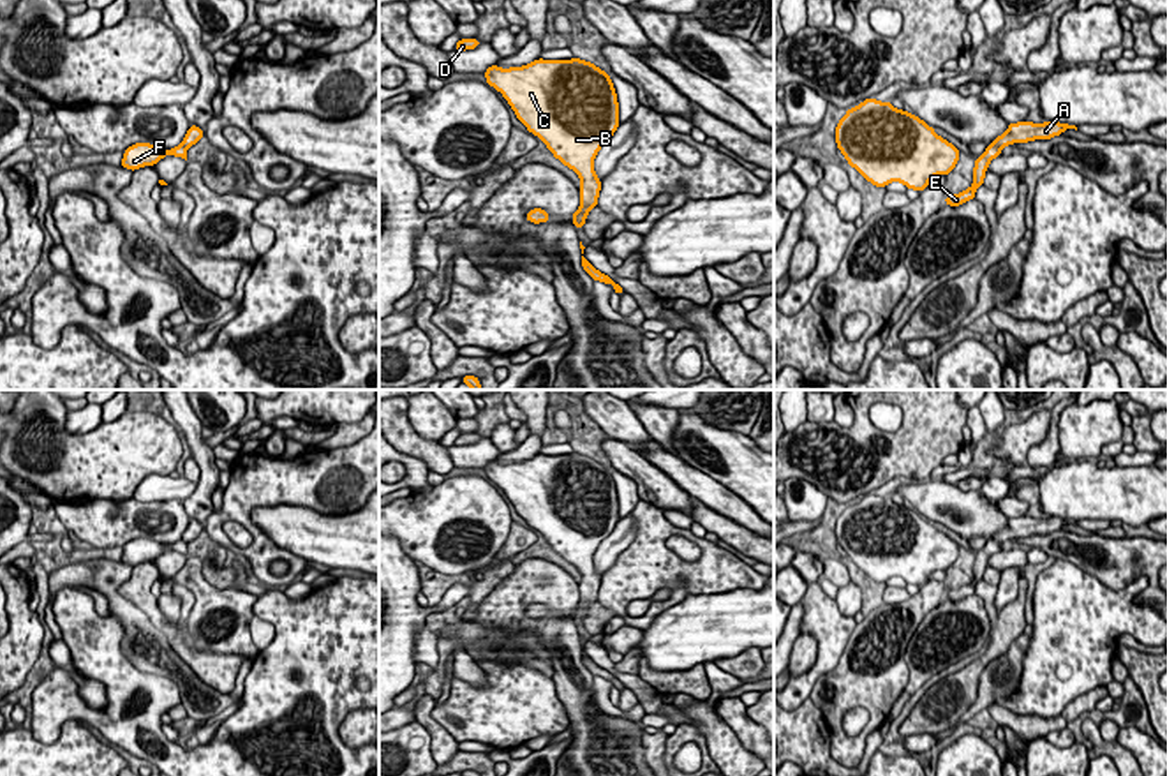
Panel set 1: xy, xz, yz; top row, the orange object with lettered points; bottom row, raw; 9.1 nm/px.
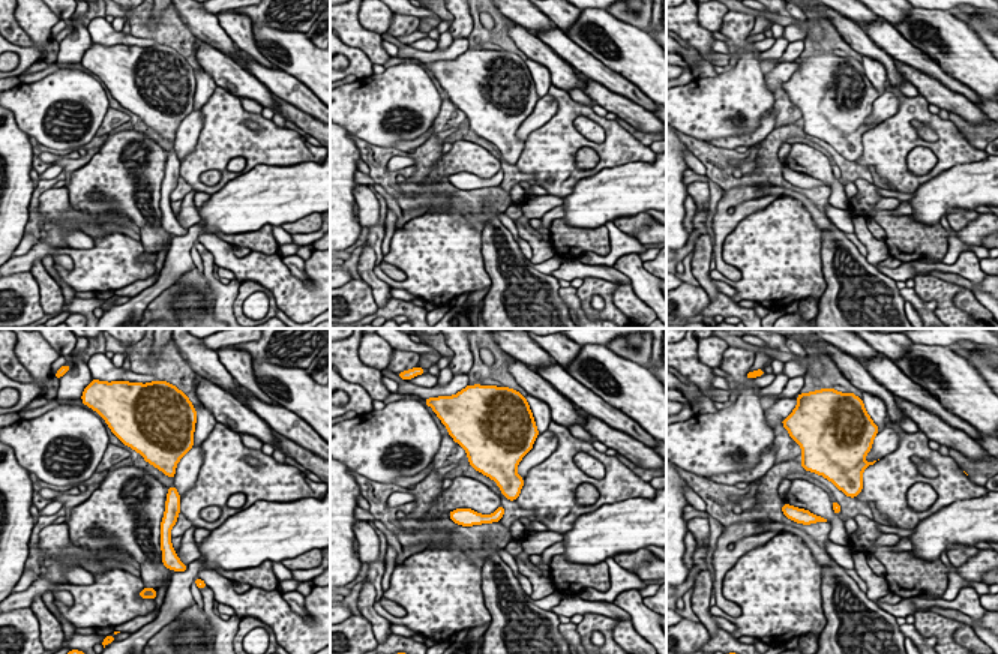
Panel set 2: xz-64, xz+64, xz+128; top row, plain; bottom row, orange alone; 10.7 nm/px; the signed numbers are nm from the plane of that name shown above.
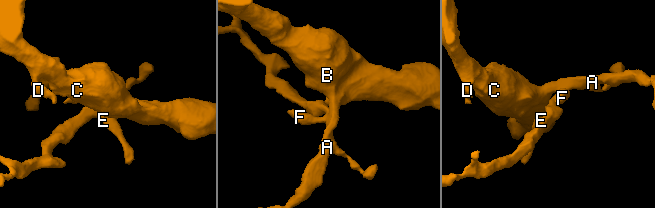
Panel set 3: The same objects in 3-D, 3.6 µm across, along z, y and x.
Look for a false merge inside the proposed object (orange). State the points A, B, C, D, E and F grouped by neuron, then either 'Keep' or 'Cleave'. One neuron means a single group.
Groups: A B C D / E F. Cleave

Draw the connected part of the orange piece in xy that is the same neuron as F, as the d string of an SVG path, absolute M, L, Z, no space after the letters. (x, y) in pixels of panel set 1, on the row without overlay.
M136 538L123 547L123 556L120 561L130 566L136 566L143 561L153 563L166 550L175 550L187 556L187 543L183 540L178 540L176 543L162 545L150 538Z

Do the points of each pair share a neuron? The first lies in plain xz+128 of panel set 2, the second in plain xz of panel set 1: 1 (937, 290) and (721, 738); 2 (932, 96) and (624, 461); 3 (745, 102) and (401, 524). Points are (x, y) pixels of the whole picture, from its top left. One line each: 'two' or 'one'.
1: two
2: two
3: one

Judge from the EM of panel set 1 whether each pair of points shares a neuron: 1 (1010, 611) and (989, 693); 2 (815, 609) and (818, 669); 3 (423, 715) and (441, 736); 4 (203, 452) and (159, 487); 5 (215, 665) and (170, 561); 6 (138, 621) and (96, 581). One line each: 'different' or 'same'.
1: different
2: same
3: same
4: different
5: different
6: same

